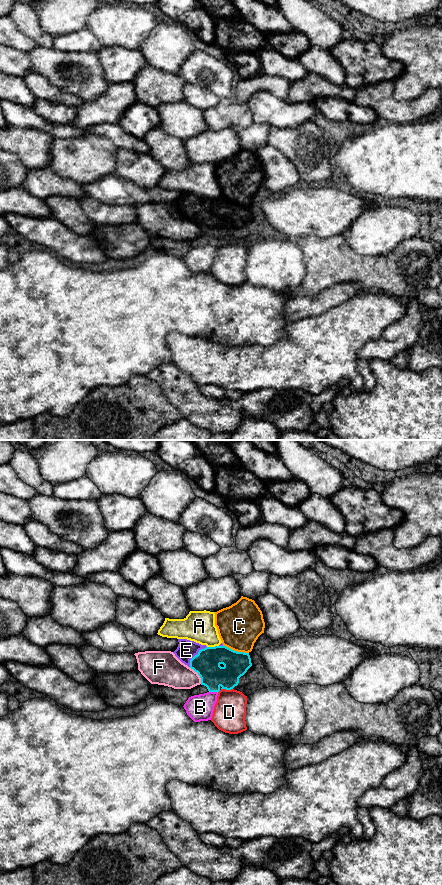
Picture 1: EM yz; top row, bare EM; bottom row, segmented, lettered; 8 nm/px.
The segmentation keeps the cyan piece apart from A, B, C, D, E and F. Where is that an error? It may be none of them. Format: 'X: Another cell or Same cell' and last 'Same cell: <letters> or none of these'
A: Another cell
B: Another cell
C: Another cell
D: Another cell
E: Same cell
F: Another cell
Same cell: E

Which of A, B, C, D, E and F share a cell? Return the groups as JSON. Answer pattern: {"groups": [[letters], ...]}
{"groups": [["A"], ["B"], ["C"], ["D"], ["E"], ["F"]]}

